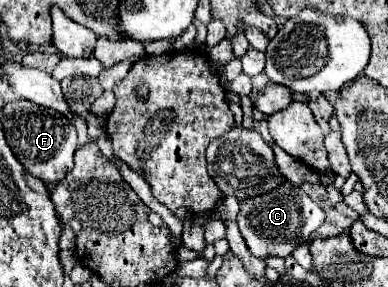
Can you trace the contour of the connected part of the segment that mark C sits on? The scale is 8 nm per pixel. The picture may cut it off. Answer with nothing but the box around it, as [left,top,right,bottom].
[237,181,325,257]

